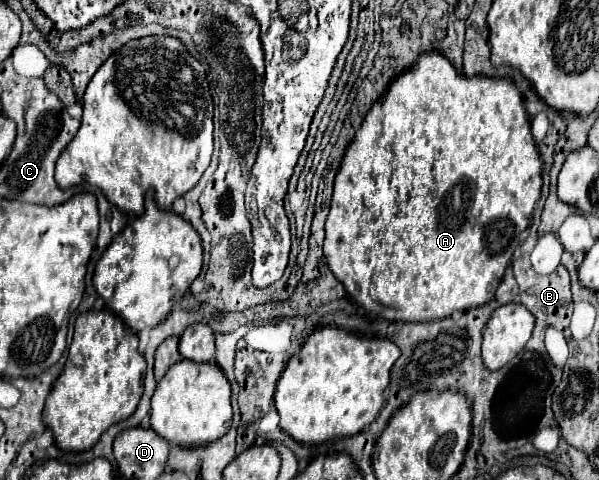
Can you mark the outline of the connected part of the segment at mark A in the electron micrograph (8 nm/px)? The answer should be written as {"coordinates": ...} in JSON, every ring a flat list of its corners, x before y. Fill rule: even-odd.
{"coordinates":[[436,50,422,54,412,68,402,72,384,98,372,106,366,114,360,130,344,152,340,170,334,178,334,194,330,200,330,214,326,220,324,258,332,274,344,284,348,296,362,306,368,314,384,320,402,322,428,322,448,318,456,310,468,310,482,306,494,298,500,278,512,260,512,254,520,246,520,234,524,236,534,214,534,204,540,200,542,190,542,162,538,156,536,142,530,134,530,118,516,84,510,78,486,78,486,76,464,76]]}

